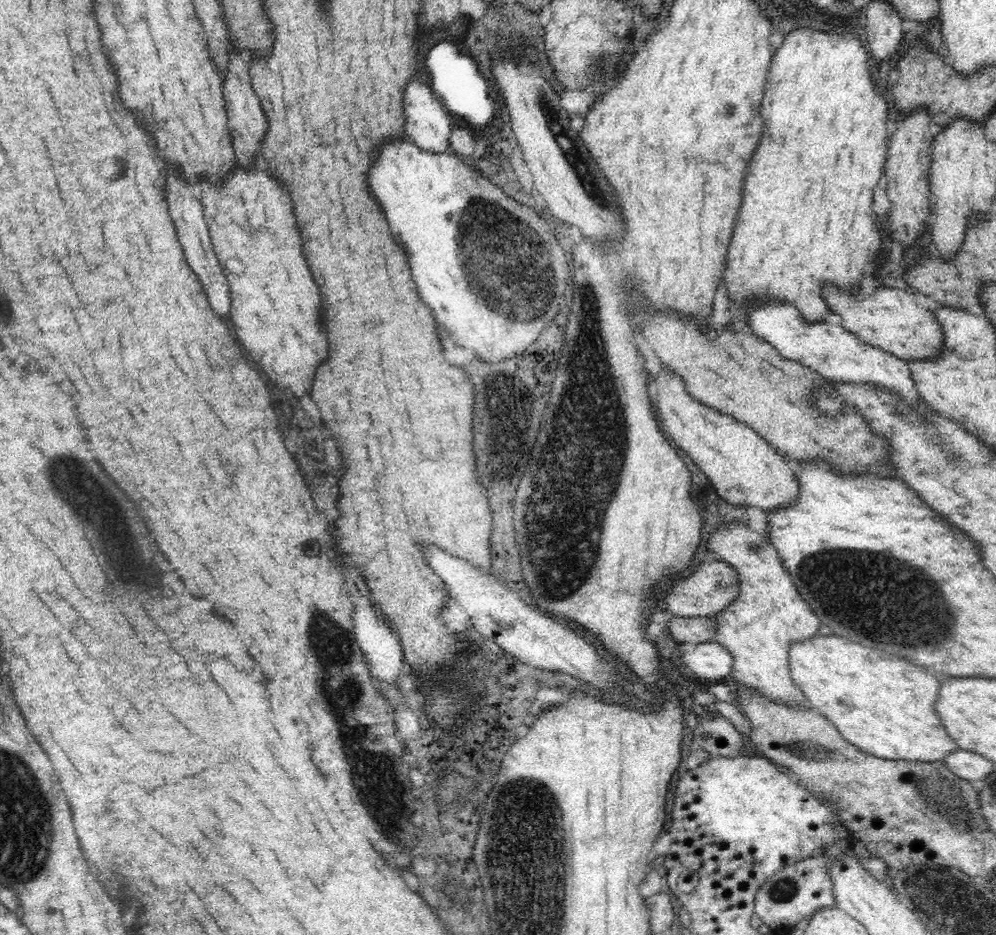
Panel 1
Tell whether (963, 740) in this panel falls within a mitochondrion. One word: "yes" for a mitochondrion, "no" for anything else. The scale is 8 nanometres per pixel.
no

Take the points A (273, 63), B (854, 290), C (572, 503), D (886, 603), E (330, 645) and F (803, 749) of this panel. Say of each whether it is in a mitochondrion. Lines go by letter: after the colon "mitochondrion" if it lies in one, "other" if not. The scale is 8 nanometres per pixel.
A: other
B: other
C: mitochondrion
D: mitochondrion
E: mitochondrion
F: mitochondrion

